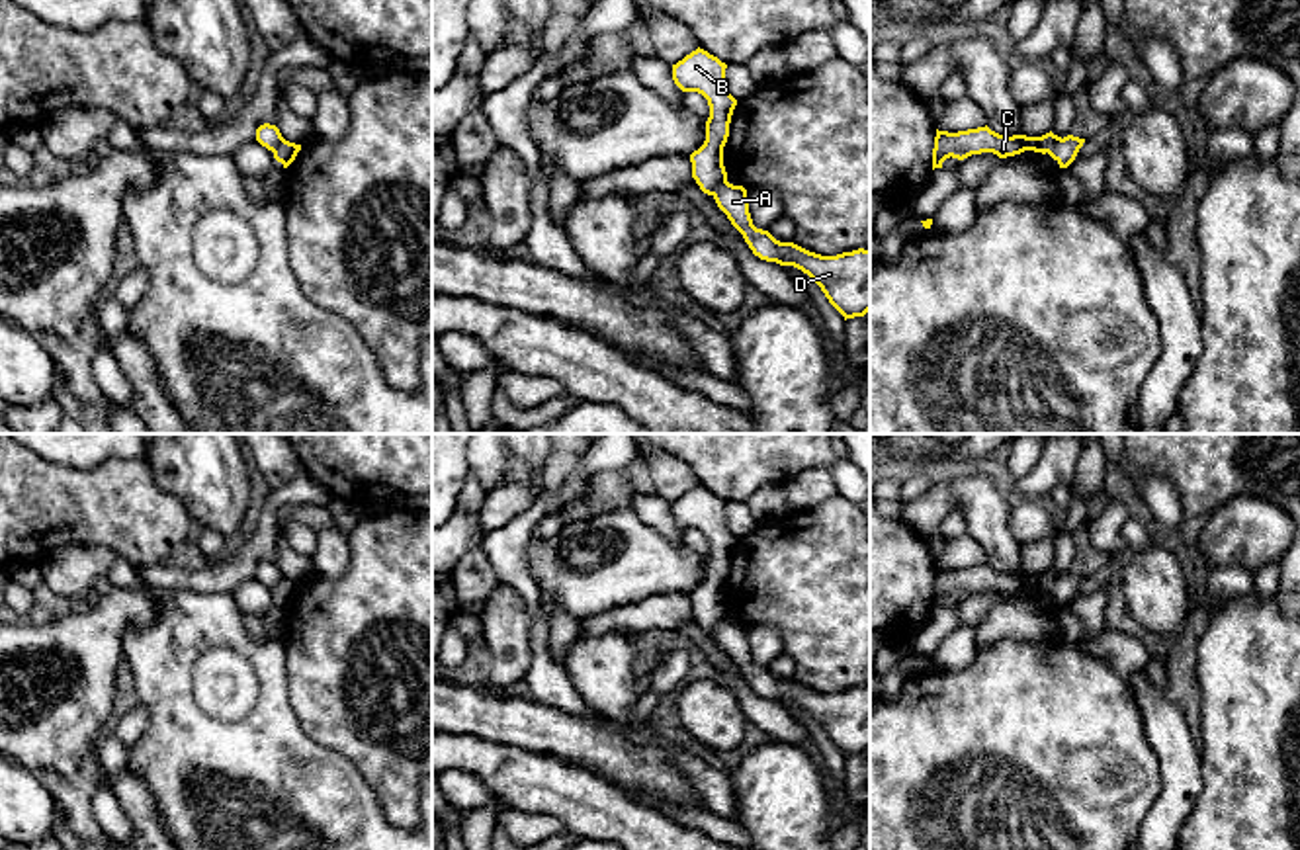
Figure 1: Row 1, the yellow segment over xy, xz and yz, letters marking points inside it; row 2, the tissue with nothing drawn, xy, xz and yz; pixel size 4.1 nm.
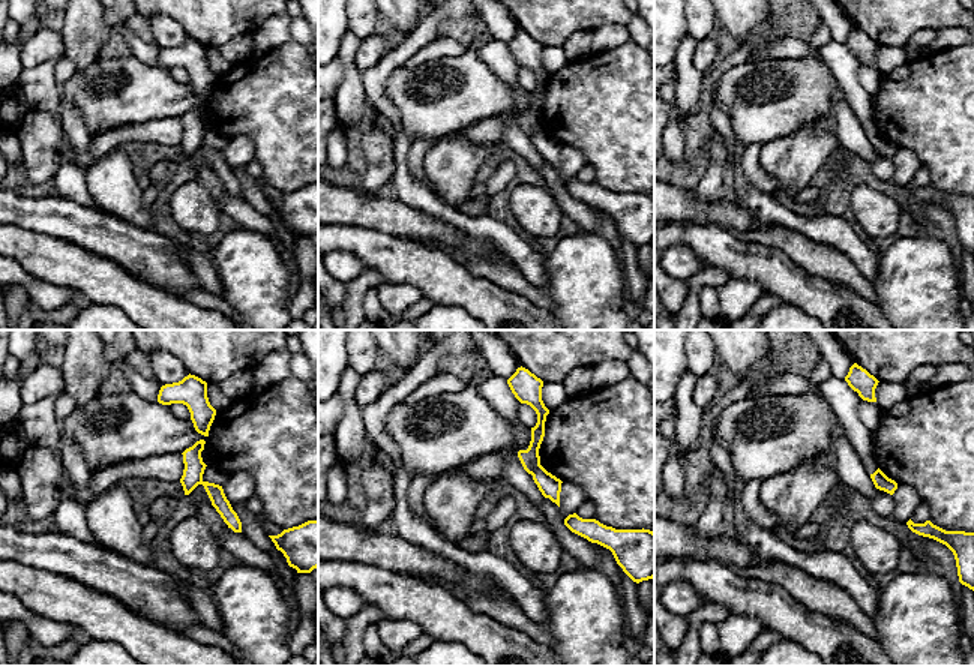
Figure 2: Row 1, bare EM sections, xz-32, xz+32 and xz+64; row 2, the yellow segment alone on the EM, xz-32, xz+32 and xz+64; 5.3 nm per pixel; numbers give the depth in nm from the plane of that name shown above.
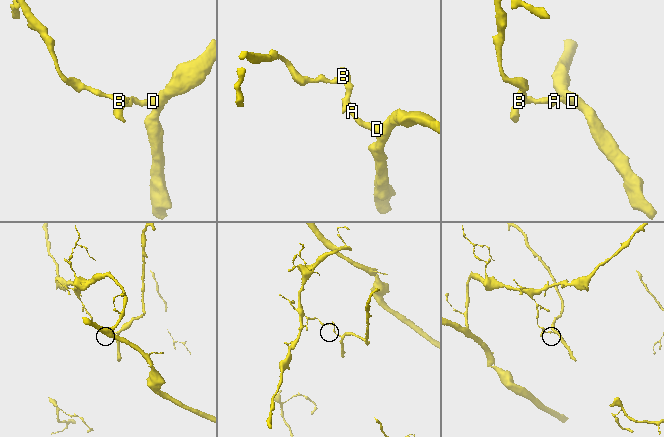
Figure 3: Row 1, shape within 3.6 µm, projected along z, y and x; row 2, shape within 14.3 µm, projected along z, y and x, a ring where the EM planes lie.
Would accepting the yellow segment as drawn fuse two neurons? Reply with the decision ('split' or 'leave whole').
split

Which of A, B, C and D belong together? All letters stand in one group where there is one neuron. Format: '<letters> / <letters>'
A D / B C

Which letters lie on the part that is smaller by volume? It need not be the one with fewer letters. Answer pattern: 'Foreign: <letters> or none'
Foreign: A, D

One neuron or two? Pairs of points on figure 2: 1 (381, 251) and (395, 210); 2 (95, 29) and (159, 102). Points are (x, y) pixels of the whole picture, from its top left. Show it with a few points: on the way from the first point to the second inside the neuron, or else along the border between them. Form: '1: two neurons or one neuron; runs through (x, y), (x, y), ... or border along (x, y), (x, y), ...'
1: two neurons; border along (353, 224), (422, 242)
2: two neurons; border along (98, 57), (78, 71)

